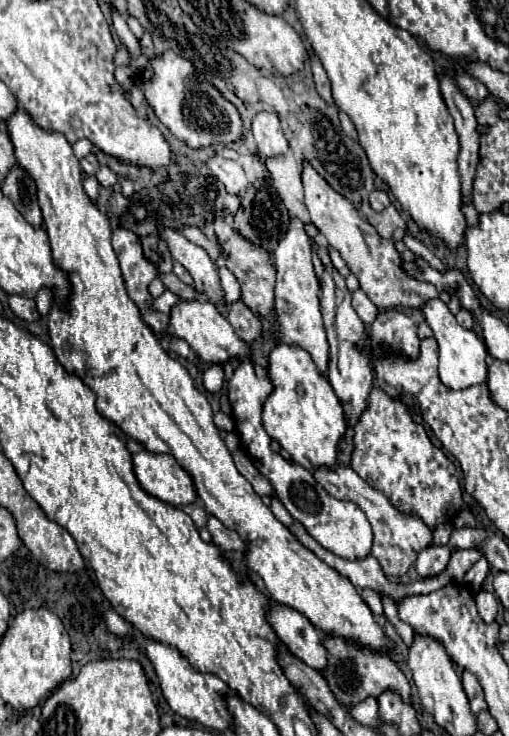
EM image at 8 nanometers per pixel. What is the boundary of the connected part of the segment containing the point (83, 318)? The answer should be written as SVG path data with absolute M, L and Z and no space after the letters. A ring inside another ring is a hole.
M21 107L11 117L7 117L5 123L7 123L9 139L13 141L17 163L21 165L21 169L25 169L33 177L37 185L37 201L43 211L43 223L51 241L53 259L69 275L69 283L71 283L71 297L67 301L67 309L61 311L57 305L53 305L47 317L51 347L59 363L65 367L65 371L77 375L95 393L97 411L105 419L115 423L129 439L141 443L149 453L167 453L177 459L177 463L193 479L195 493L199 501L205 505L205 511L217 517L225 527L237 531L247 541L245 561L249 569L263 579L269 591L269 597L273 597L277 603L289 605L295 611L303 613L315 627L319 627L325 633L335 633L339 637L355 637L361 645L367 645L373 649L381 649L389 645L389 639L383 627L375 621L371 609L359 597L351 581L341 577L335 569L327 567L307 547L303 547L293 537L293 533L273 517L271 509L263 505L261 497L235 469L231 453L225 447L225 441L221 439L217 427L213 425L213 411L209 401L205 399L203 393L195 389L195 383L189 371L179 361L175 359L171 361L171 357L165 353L155 333L143 323L137 305L127 295L119 261L111 247L109 219L95 207L95 203L83 191L81 165L73 153L71 143L61 133L39 127L33 121L33 117L25 113L25 109ZM65 343L71 345L67 355L63 353Z

